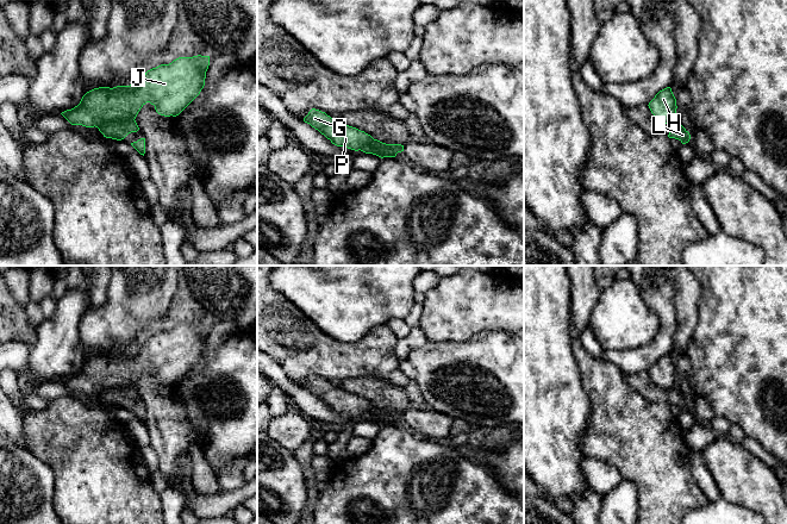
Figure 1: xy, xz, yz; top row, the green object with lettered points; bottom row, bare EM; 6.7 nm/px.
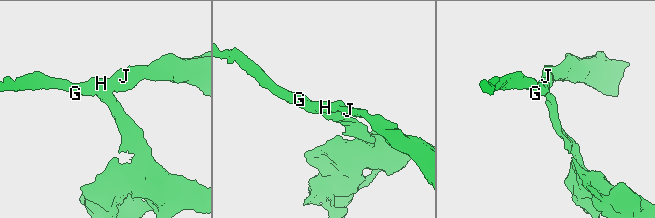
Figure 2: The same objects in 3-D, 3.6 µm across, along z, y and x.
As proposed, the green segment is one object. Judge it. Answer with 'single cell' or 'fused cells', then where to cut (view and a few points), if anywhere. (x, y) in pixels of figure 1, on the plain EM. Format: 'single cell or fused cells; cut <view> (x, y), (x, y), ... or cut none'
fused cells; cut xy (133, 385), (105, 388), (98, 394)

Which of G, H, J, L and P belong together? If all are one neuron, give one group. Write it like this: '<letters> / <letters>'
G H J P / L

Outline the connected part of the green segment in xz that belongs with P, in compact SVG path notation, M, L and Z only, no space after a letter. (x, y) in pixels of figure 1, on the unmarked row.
M312 375L308 379L308 381L304 385L304 388L318 397L337 413L344 413L355 418L363 418L368 413L382 410L374 406L364 398L349 393L343 388L333 387L325 379L316 375Z

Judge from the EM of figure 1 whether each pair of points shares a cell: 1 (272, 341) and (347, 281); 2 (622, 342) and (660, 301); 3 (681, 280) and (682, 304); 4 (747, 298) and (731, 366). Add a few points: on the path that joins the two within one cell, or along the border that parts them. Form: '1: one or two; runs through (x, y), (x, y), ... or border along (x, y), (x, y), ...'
1: two; border along (285, 295), (325, 334)
2: two; border along (637, 286), (644, 303), (659, 319), (655, 337)
3: one; runs through (682, 286), (682, 298)
4: one; runs through (747, 314), (747, 349)

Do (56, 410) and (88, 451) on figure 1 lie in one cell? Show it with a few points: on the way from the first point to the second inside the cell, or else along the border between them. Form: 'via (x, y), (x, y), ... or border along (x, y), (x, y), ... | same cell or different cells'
via (64, 420), (64, 428), (77, 441) | same cell

